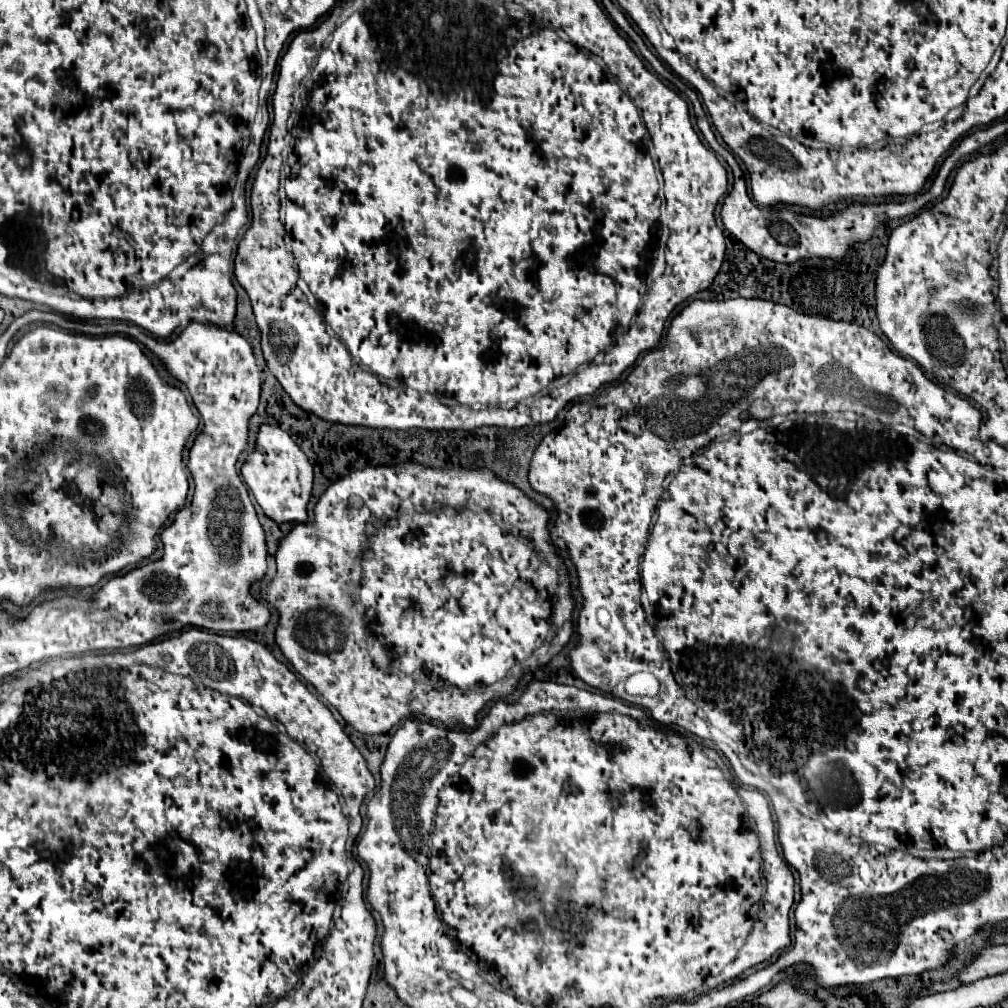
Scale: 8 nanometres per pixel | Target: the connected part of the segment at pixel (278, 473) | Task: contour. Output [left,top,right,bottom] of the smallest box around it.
[242,426,312,524]

